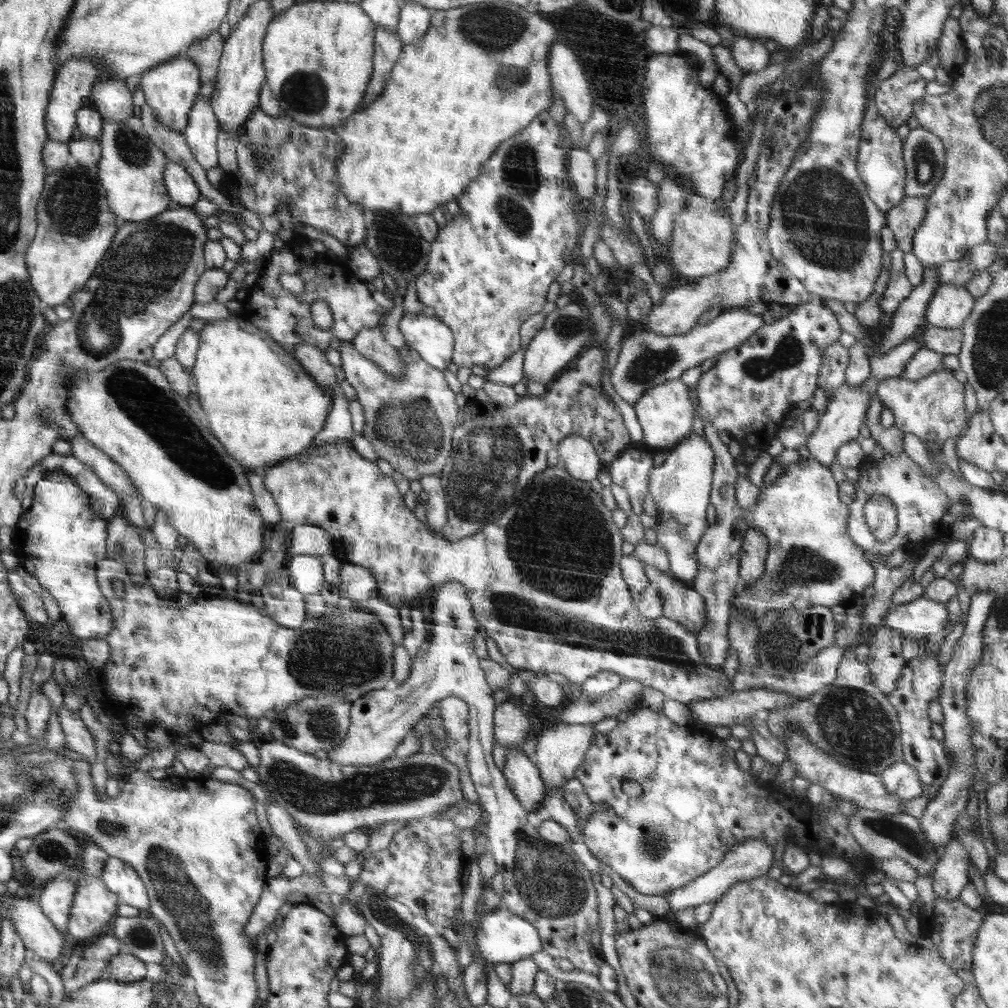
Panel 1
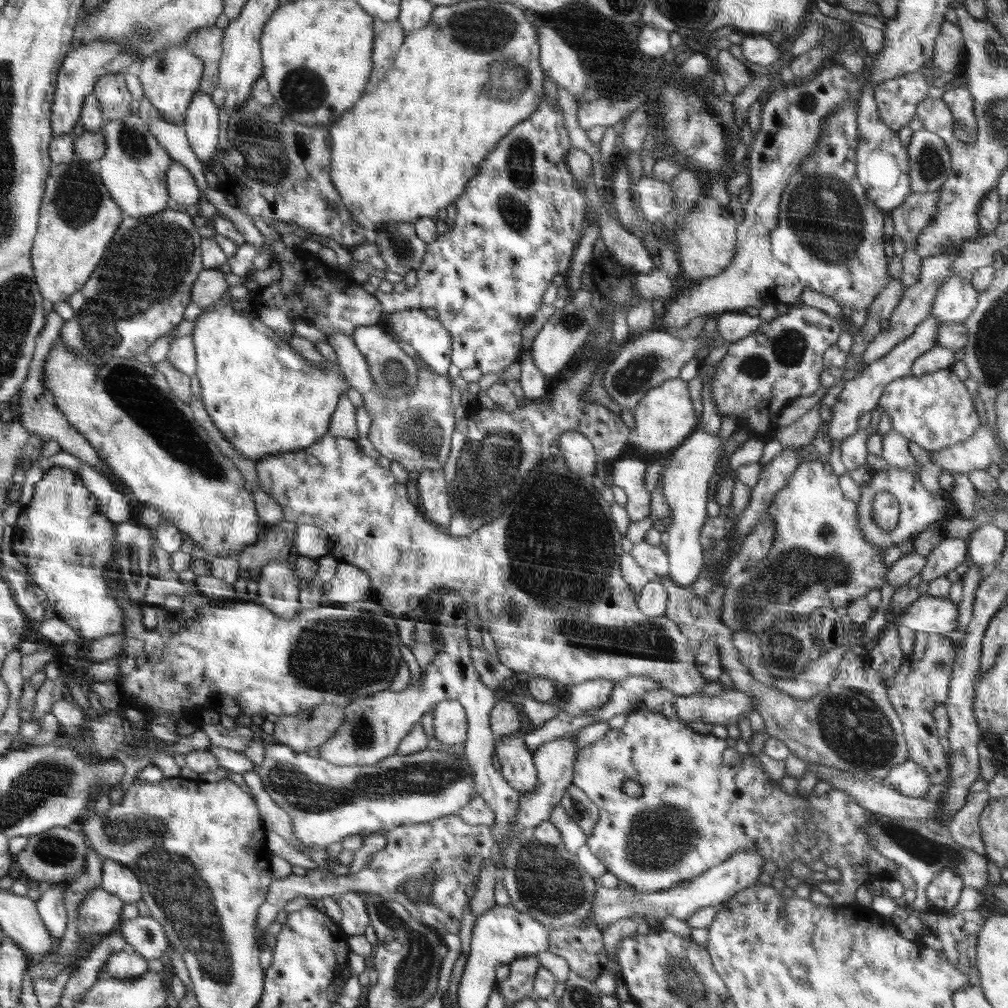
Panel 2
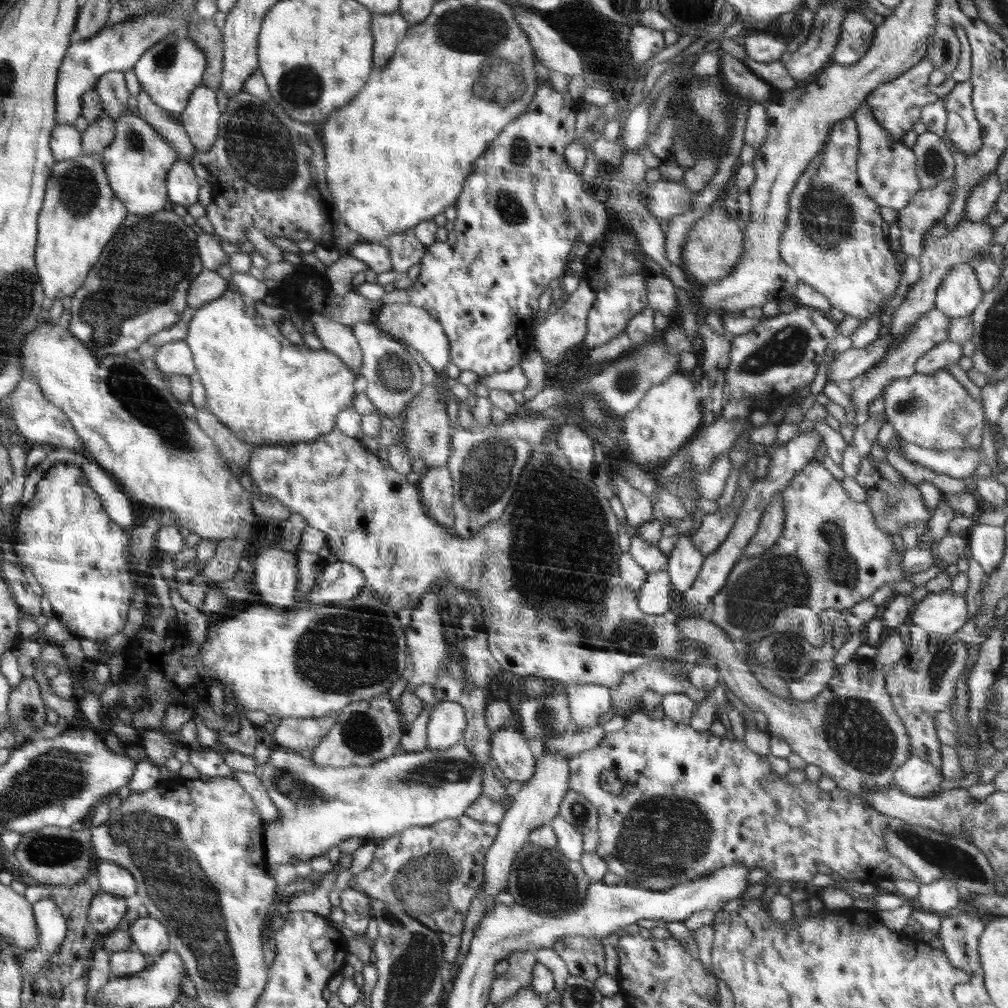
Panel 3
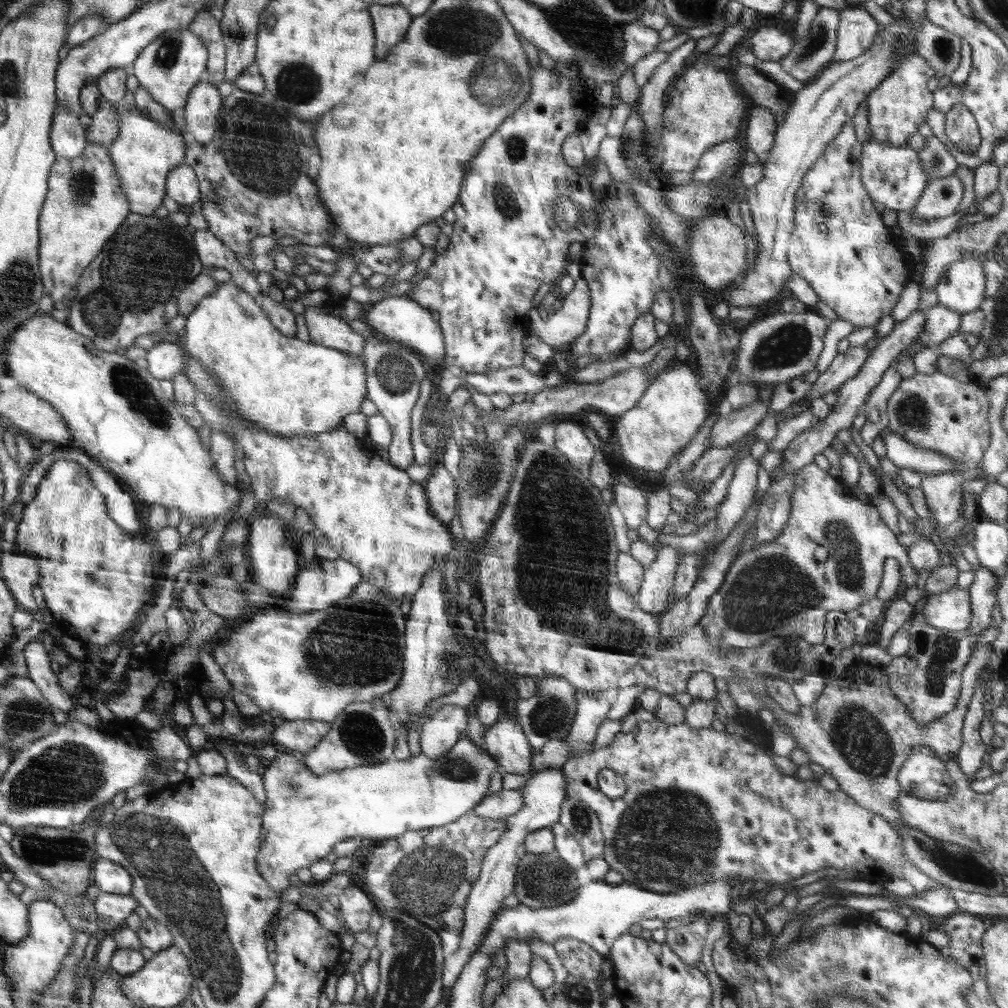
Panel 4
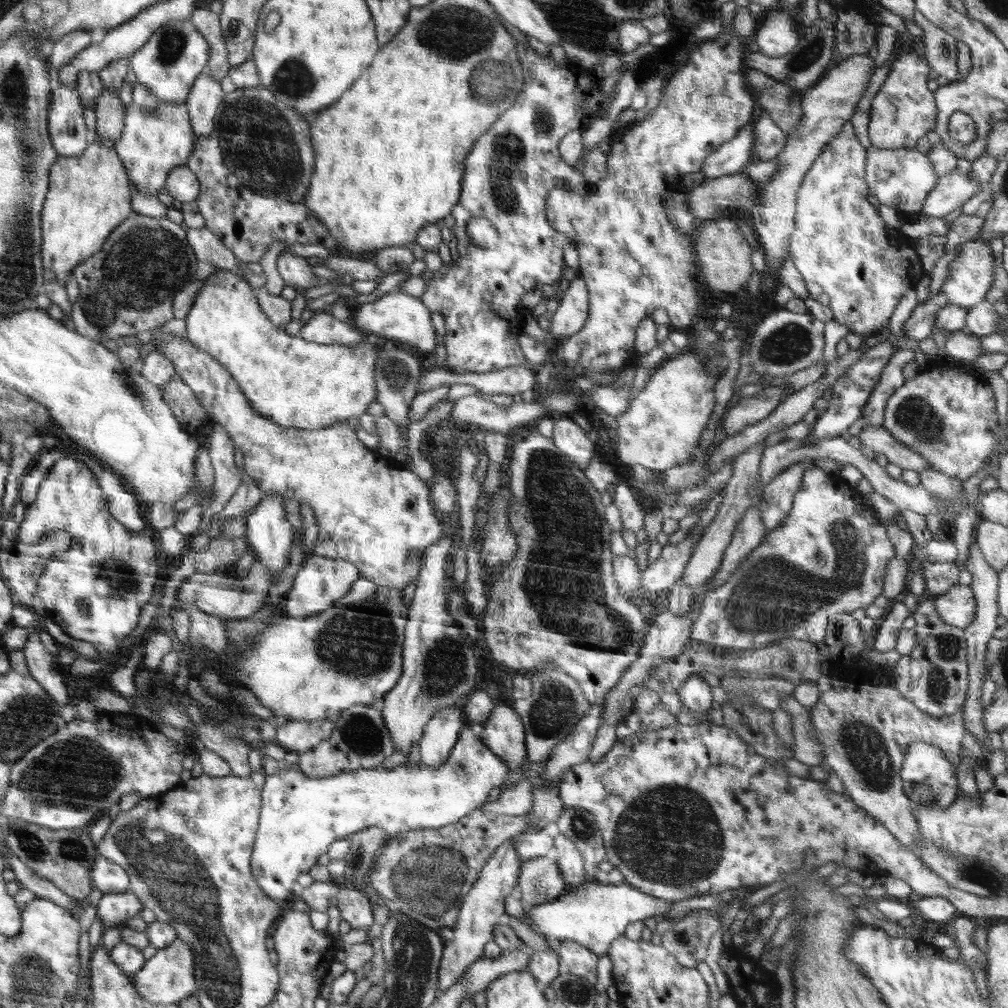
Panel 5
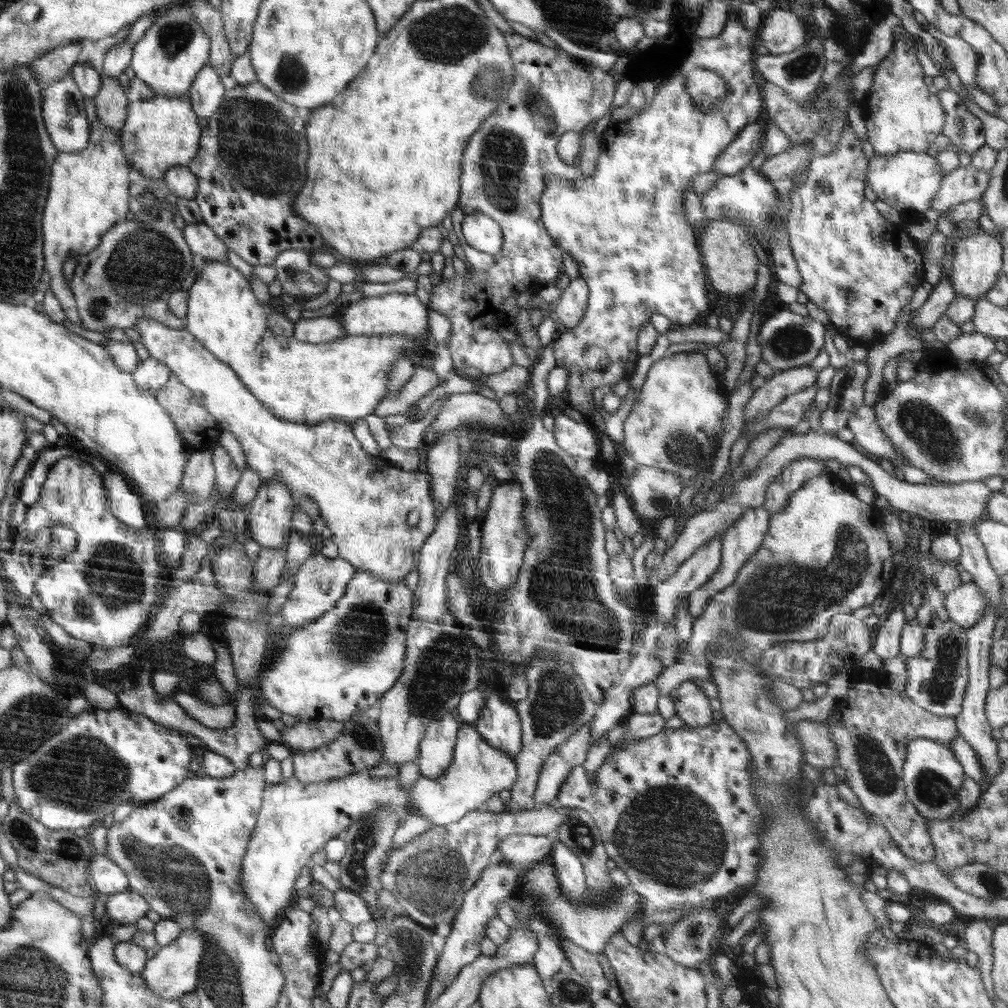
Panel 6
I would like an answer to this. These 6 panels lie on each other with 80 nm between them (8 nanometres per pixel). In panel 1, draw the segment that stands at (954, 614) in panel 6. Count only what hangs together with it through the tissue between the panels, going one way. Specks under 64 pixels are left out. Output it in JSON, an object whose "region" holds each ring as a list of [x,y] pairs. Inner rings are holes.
{"region":[[[920,597],[912,602],[891,607],[885,615],[883,626],[893,628],[917,642],[930,634],[942,632],[949,623],[949,610],[945,604],[930,597]]]}

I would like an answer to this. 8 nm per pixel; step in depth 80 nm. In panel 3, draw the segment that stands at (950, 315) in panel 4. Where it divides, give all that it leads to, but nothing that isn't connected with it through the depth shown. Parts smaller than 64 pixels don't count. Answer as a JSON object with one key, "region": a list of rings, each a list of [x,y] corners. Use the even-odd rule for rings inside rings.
{"region":[[[936,307],[929,310],[928,314],[922,316],[914,324],[906,339],[876,363],[876,367],[873,365],[864,374],[851,380],[852,394],[850,396],[855,408],[858,408],[858,406],[869,407],[869,404],[879,396],[882,389],[886,388],[894,379],[912,376],[915,373],[915,360],[918,360],[919,356],[922,356],[925,352],[946,340],[950,323],[952,323],[952,319],[944,316],[942,311]]]}

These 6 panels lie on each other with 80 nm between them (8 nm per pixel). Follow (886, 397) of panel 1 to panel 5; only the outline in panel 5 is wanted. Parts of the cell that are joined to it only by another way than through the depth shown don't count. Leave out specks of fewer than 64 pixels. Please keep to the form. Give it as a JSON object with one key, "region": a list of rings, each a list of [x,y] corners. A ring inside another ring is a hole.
{"region":[[[966,368],[920,371],[890,395],[881,426],[926,458],[931,470],[968,480],[984,469],[994,452],[999,430],[996,397],[988,382]]]}

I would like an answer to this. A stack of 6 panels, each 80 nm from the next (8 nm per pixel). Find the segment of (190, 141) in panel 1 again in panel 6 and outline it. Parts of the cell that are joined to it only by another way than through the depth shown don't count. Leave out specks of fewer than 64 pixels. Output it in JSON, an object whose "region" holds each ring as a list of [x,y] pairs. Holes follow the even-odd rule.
{"region":[[[211,64],[199,70],[198,78],[195,79],[194,86],[187,95],[204,131],[207,130],[207,120],[218,110],[225,91],[221,76]]]}

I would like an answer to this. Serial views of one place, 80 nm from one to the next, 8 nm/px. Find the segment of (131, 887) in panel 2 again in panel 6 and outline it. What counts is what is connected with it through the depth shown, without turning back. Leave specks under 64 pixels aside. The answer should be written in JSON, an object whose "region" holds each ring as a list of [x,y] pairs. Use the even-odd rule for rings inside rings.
{"region":[[[94,855],[88,871],[95,891],[110,895],[122,892],[122,890],[126,890],[126,886],[130,886],[128,884],[130,878],[126,878],[127,873],[115,861],[104,855]]]}

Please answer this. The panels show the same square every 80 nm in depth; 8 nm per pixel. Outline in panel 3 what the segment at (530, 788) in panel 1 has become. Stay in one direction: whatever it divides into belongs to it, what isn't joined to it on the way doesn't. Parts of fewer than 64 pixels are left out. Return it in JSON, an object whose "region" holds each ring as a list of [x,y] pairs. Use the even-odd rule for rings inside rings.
{"region":[[[502,728],[492,735],[490,756],[497,762],[510,783],[516,787],[535,775],[536,759],[530,751],[528,739],[518,728]]]}

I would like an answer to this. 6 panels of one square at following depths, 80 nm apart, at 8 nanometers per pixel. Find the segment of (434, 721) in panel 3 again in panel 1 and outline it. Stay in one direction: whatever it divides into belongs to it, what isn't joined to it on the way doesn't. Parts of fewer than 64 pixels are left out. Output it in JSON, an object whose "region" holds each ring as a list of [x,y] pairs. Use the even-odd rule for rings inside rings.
{"region":[[[456,696],[443,699],[439,704],[444,731],[450,739],[465,745],[469,741],[468,705]]]}

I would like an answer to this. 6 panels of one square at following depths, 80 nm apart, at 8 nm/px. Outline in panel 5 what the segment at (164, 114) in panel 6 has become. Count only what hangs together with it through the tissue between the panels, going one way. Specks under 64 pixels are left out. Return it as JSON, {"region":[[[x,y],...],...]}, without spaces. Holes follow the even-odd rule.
{"region":[[[160,102],[153,109],[142,108],[136,103],[125,107],[123,131],[120,138],[115,140],[115,149],[127,168],[128,180],[132,182],[132,192],[161,196],[165,191],[167,176],[176,167],[187,163],[196,141],[190,113],[185,103]]]}

